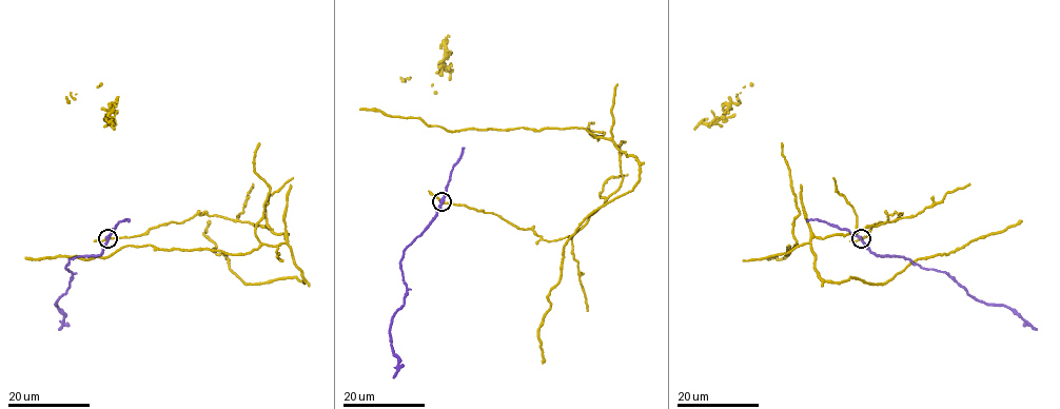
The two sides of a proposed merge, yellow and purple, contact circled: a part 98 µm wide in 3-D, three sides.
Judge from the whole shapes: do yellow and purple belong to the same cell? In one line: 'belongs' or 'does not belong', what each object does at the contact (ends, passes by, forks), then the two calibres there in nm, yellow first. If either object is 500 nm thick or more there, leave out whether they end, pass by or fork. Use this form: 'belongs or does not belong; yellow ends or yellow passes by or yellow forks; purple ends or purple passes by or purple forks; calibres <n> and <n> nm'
does not belong; yellow passes by; purple passes by; calibres 150 and 400 nm

